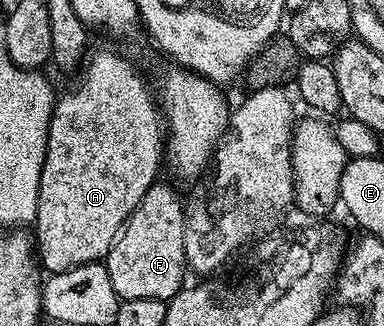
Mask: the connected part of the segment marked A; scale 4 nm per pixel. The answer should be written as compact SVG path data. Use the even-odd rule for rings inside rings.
M93 48L75 78L76 86L62 92L52 109L46 139L46 159L38 187L34 248L45 274L70 271L91 261L103 262L128 217L142 203L142 195L157 184L166 153L166 122L157 98L148 90L140 69L116 49Z

